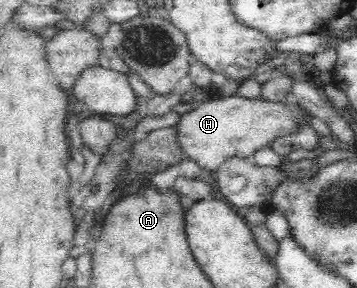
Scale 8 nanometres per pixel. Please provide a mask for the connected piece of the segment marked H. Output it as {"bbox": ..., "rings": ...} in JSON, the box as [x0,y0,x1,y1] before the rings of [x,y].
{"bbox":[175,96,308,171],"rings":[[[235,96],[206,100],[190,111],[179,115],[175,124],[175,142],[186,158],[197,163],[204,171],[217,171],[228,159],[251,159],[258,149],[278,136],[294,132],[300,124],[308,124],[307,111],[288,102],[268,103],[258,99]]]}

